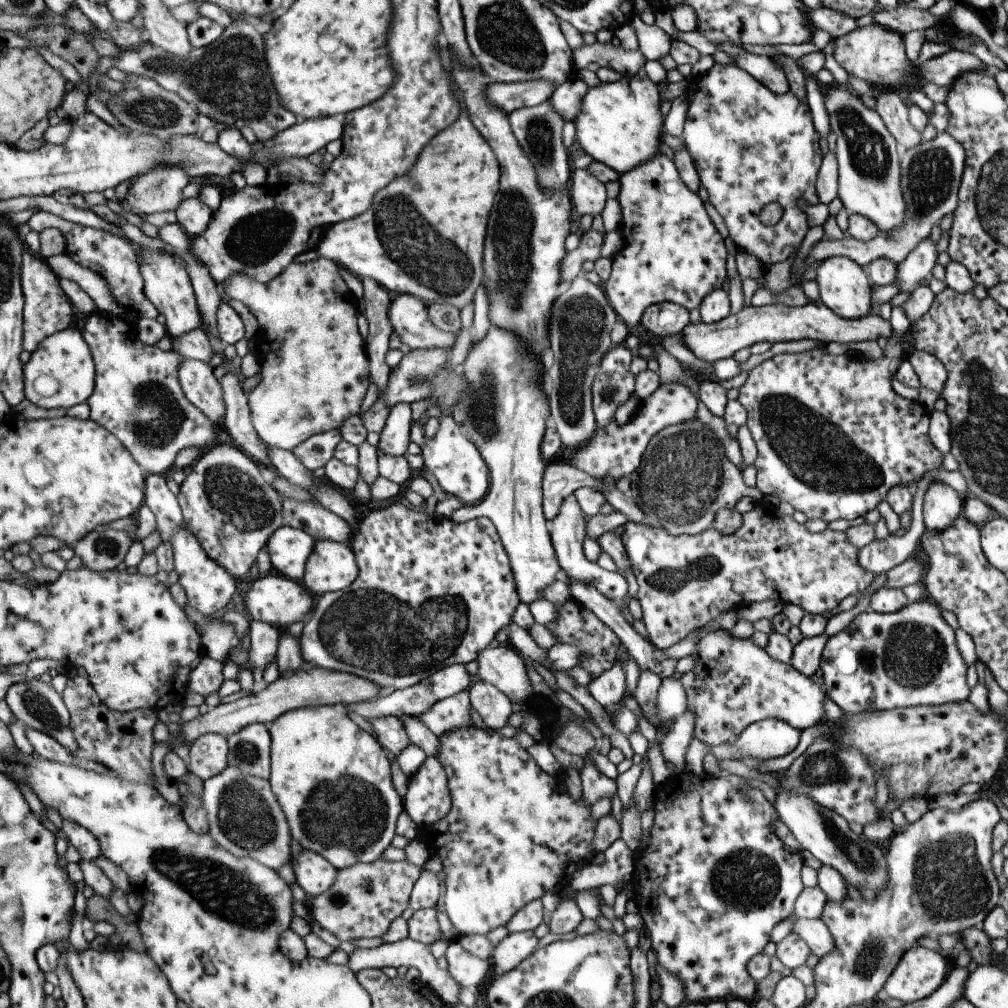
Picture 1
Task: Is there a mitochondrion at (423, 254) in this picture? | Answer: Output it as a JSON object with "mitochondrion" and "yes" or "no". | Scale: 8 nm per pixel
{"mitochondrion":"yes"}

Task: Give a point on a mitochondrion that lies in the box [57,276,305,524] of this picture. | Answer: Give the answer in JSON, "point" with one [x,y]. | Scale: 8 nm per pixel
{"point":[154,417]}

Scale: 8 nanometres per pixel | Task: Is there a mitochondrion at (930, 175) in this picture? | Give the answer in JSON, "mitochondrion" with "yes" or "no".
{"mitochondrion":"yes"}

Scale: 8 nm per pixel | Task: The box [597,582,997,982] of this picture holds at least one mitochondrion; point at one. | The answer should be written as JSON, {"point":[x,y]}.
{"point":[951,886]}

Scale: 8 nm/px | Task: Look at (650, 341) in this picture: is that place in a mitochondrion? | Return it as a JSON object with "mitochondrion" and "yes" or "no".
{"mitochondrion":"no"}

